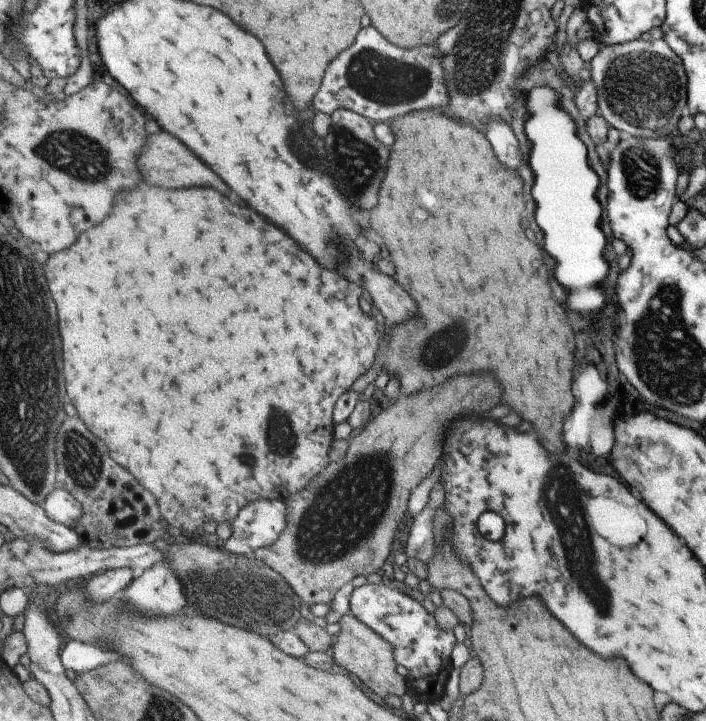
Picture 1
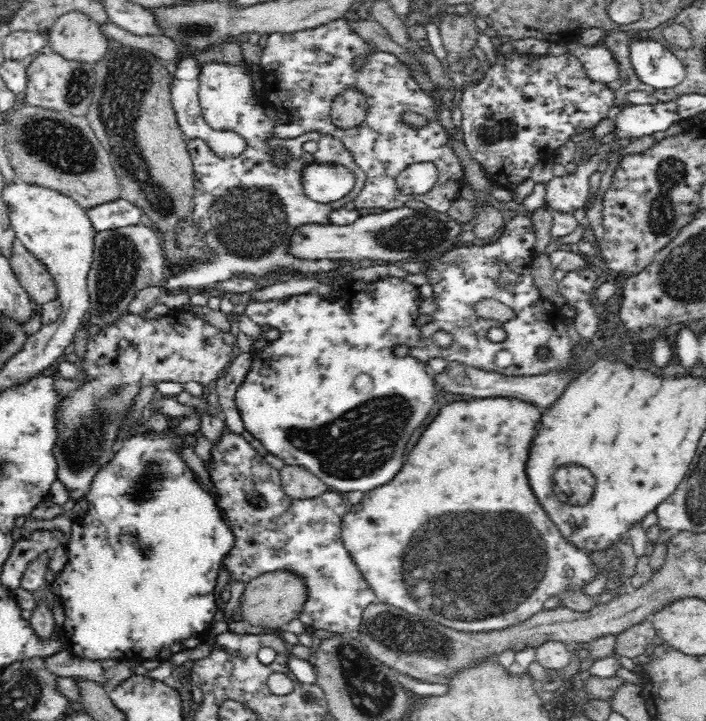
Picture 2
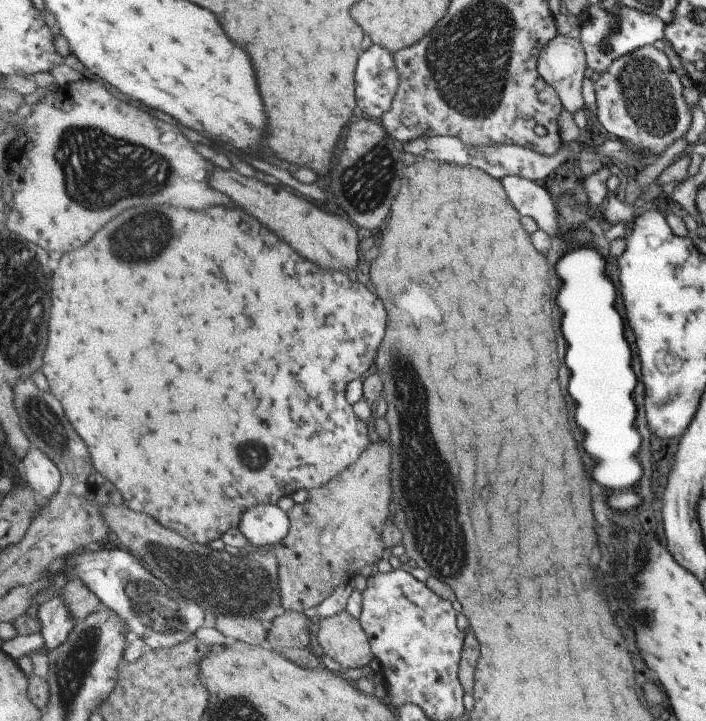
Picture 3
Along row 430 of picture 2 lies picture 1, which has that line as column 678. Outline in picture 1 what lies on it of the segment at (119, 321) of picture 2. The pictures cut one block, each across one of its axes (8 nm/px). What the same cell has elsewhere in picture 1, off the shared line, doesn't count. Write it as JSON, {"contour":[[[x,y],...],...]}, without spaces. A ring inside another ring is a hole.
{"contour":[[[662,39],[634,40],[629,43],[603,46],[599,54],[588,64],[590,76],[598,88],[599,112],[614,128],[619,128],[631,136],[678,139],[679,120],[683,108],[688,106],[688,74],[678,53]]]}

